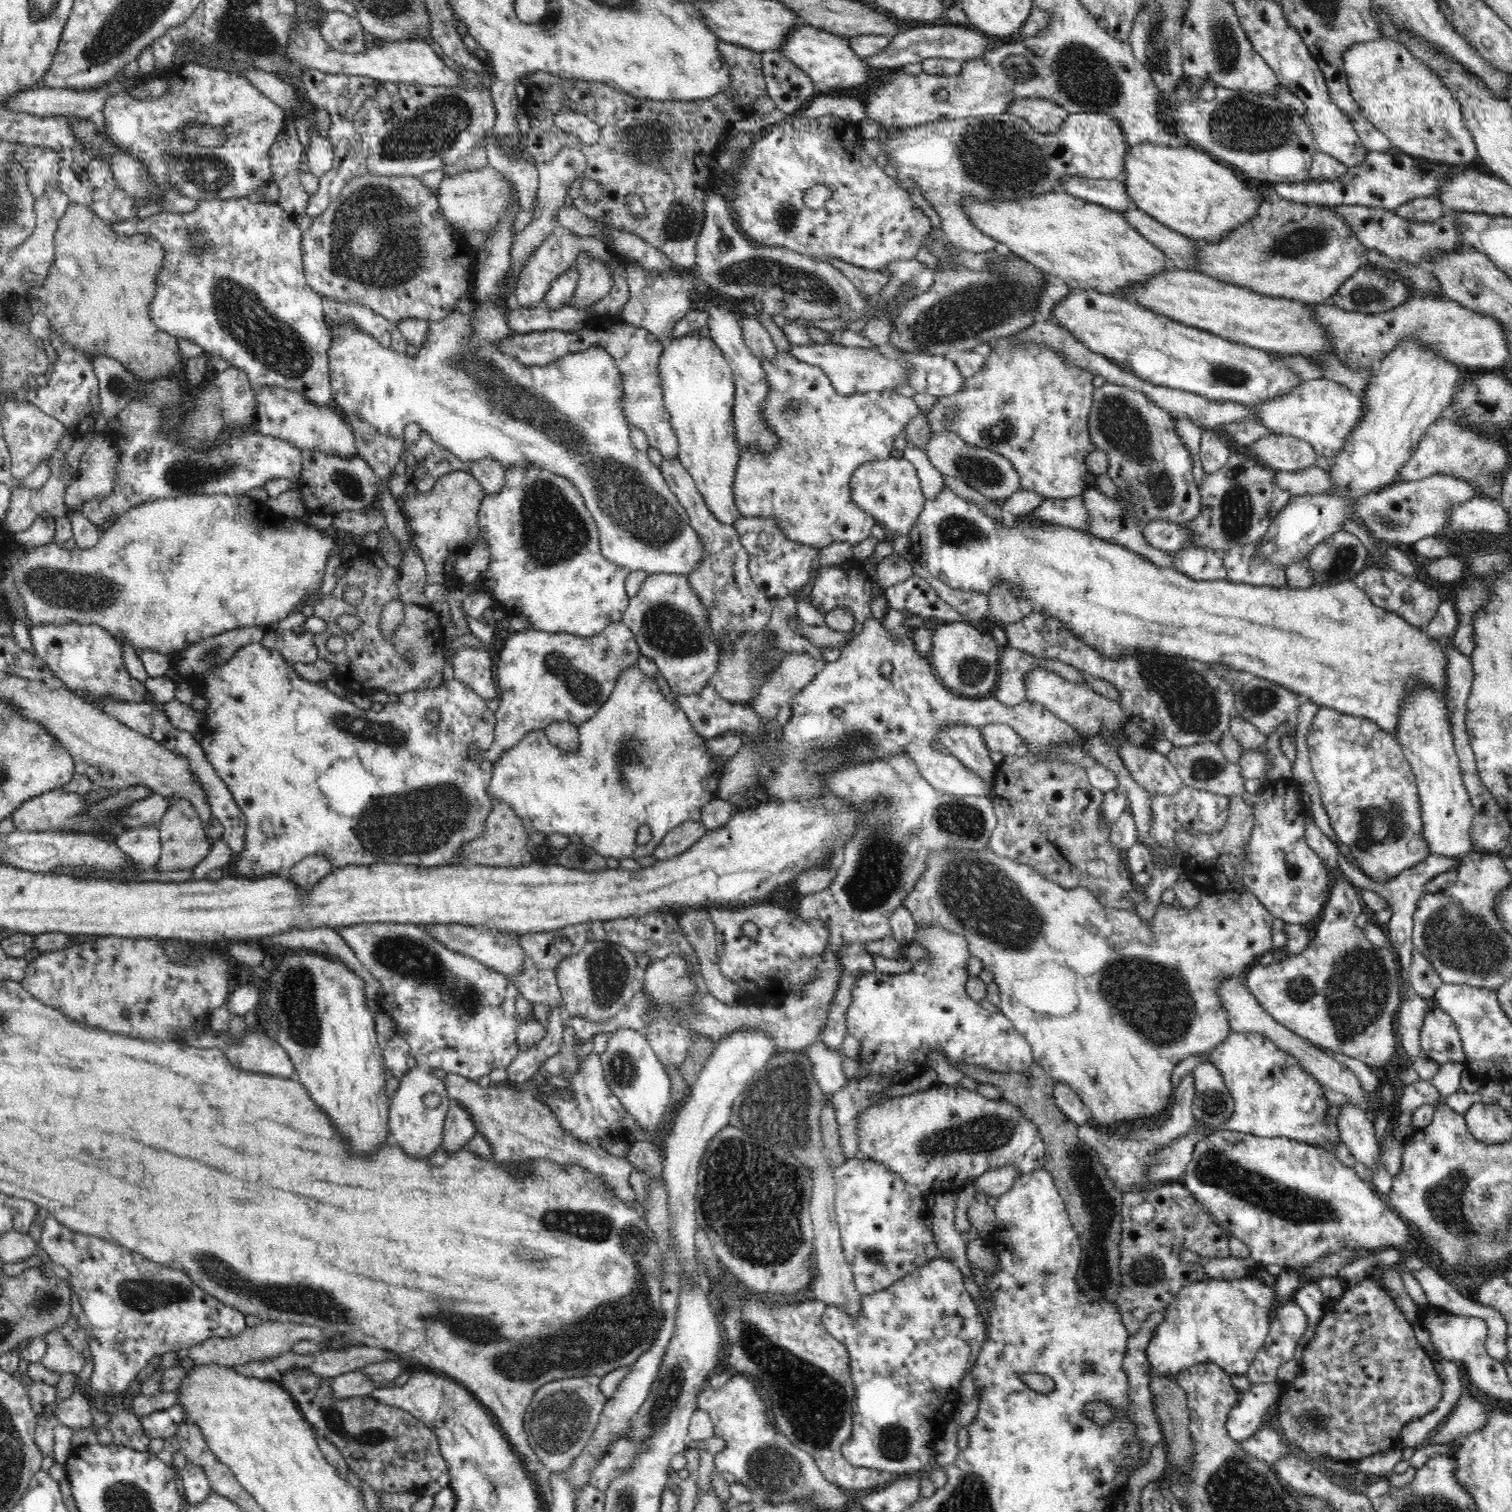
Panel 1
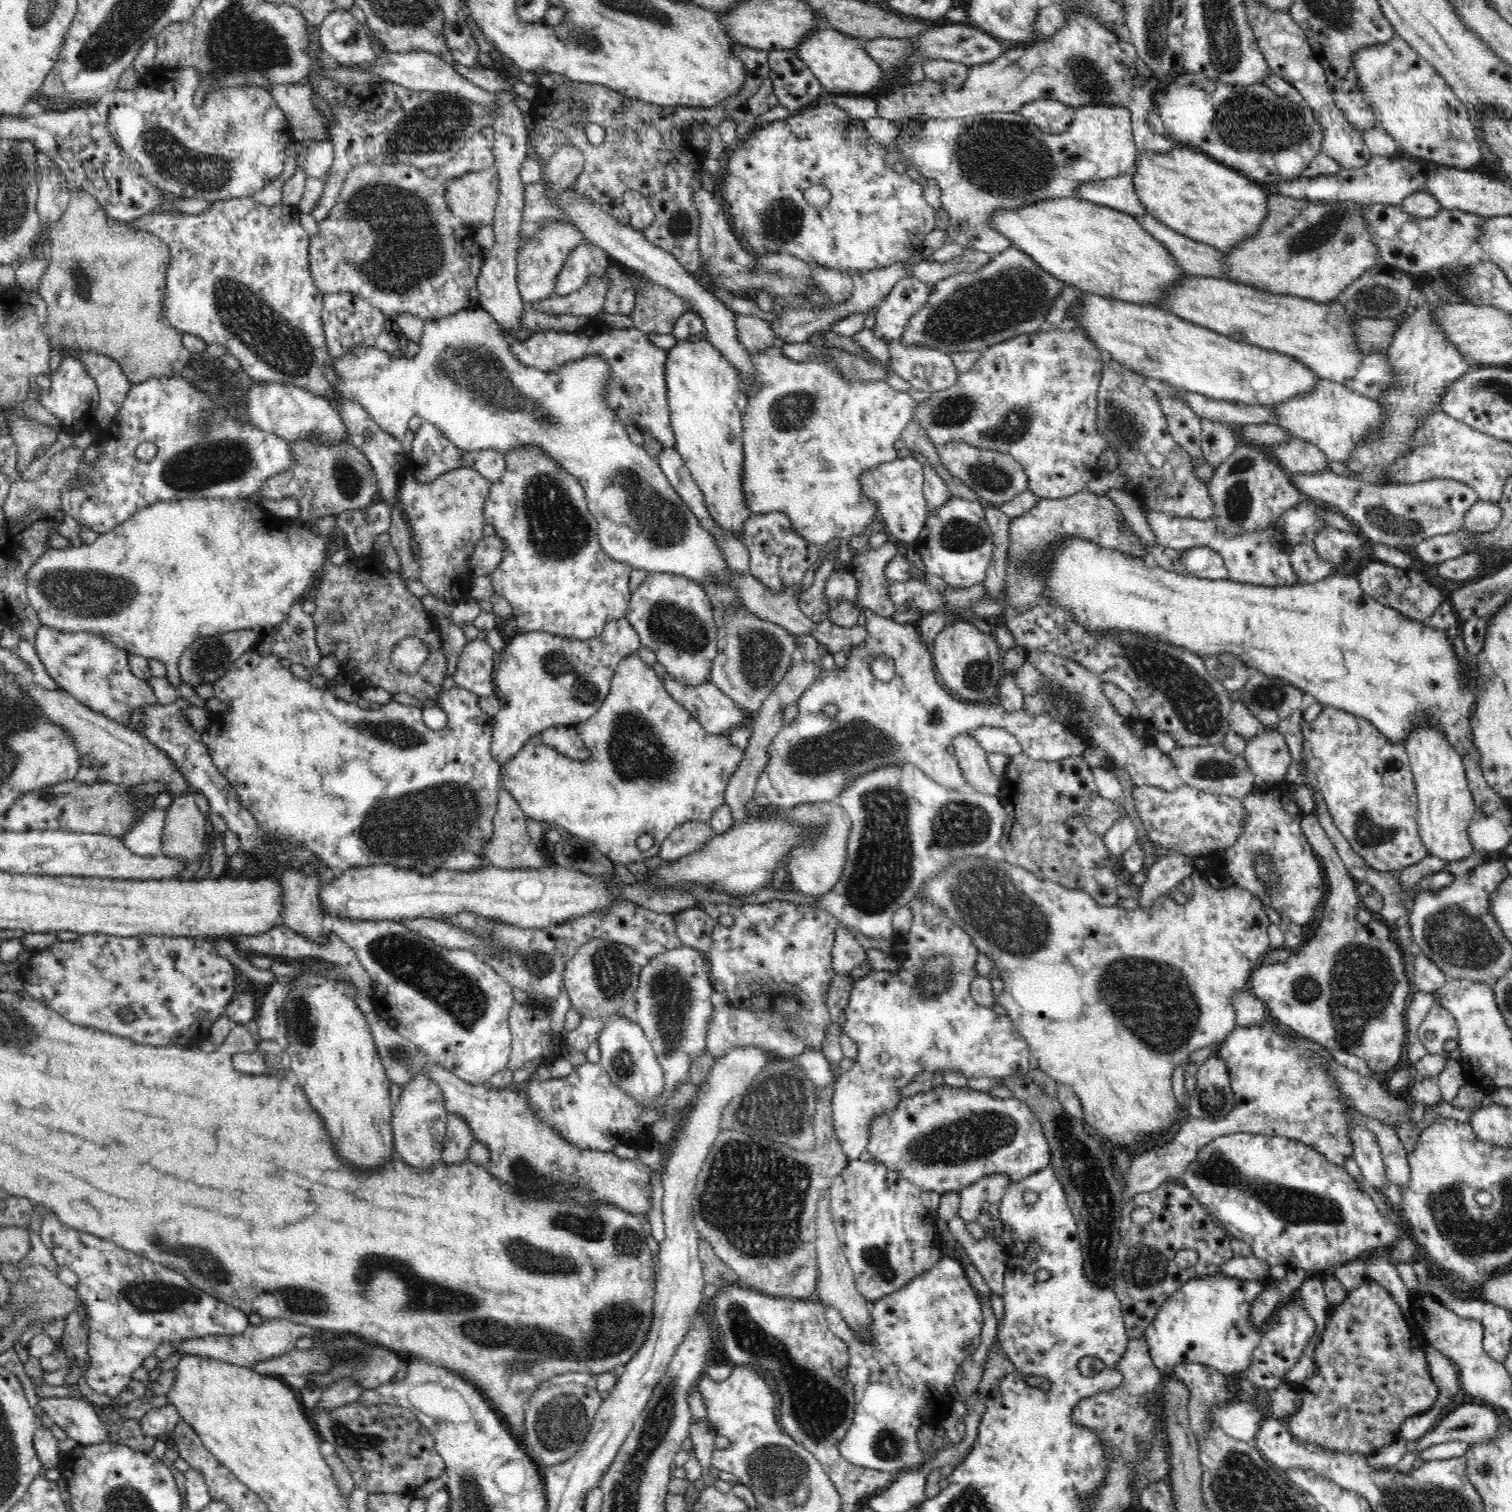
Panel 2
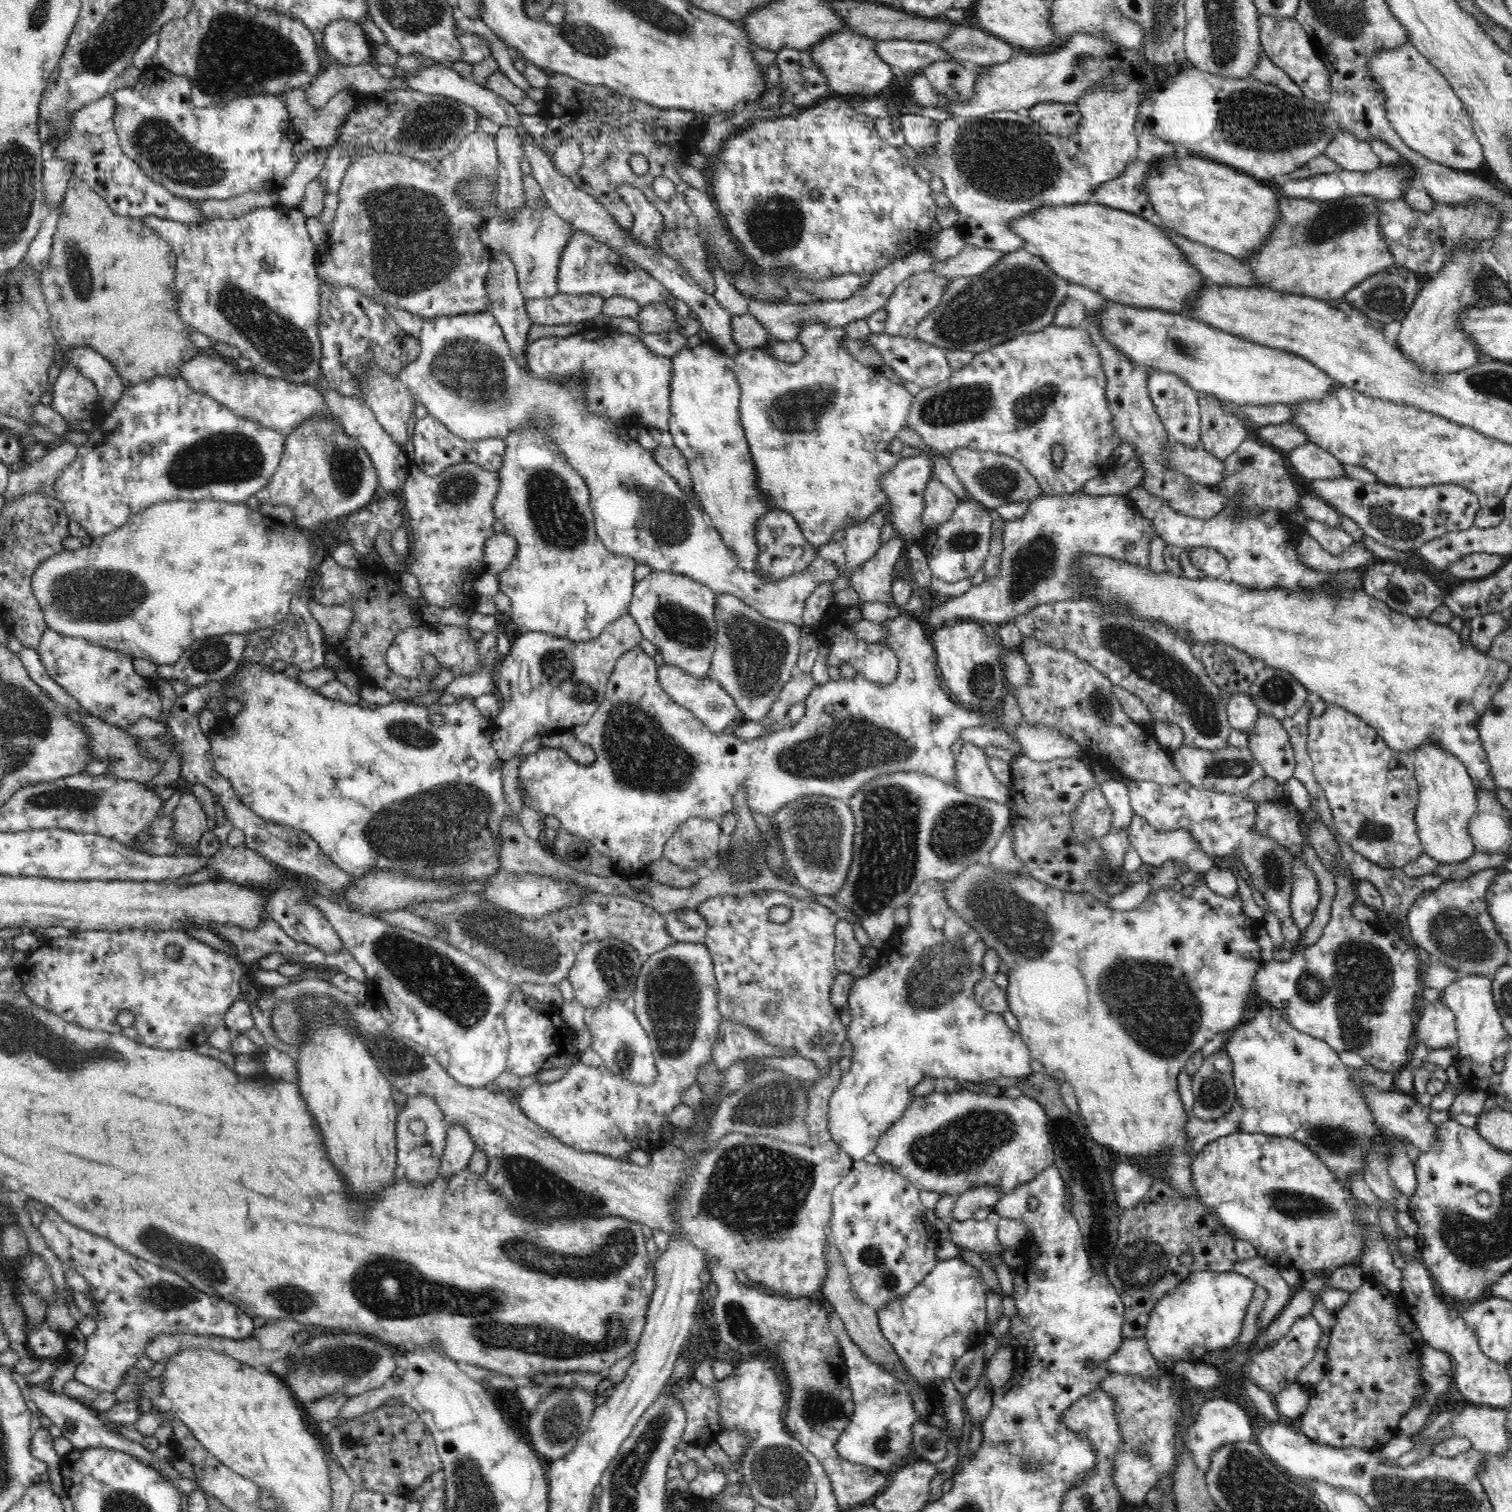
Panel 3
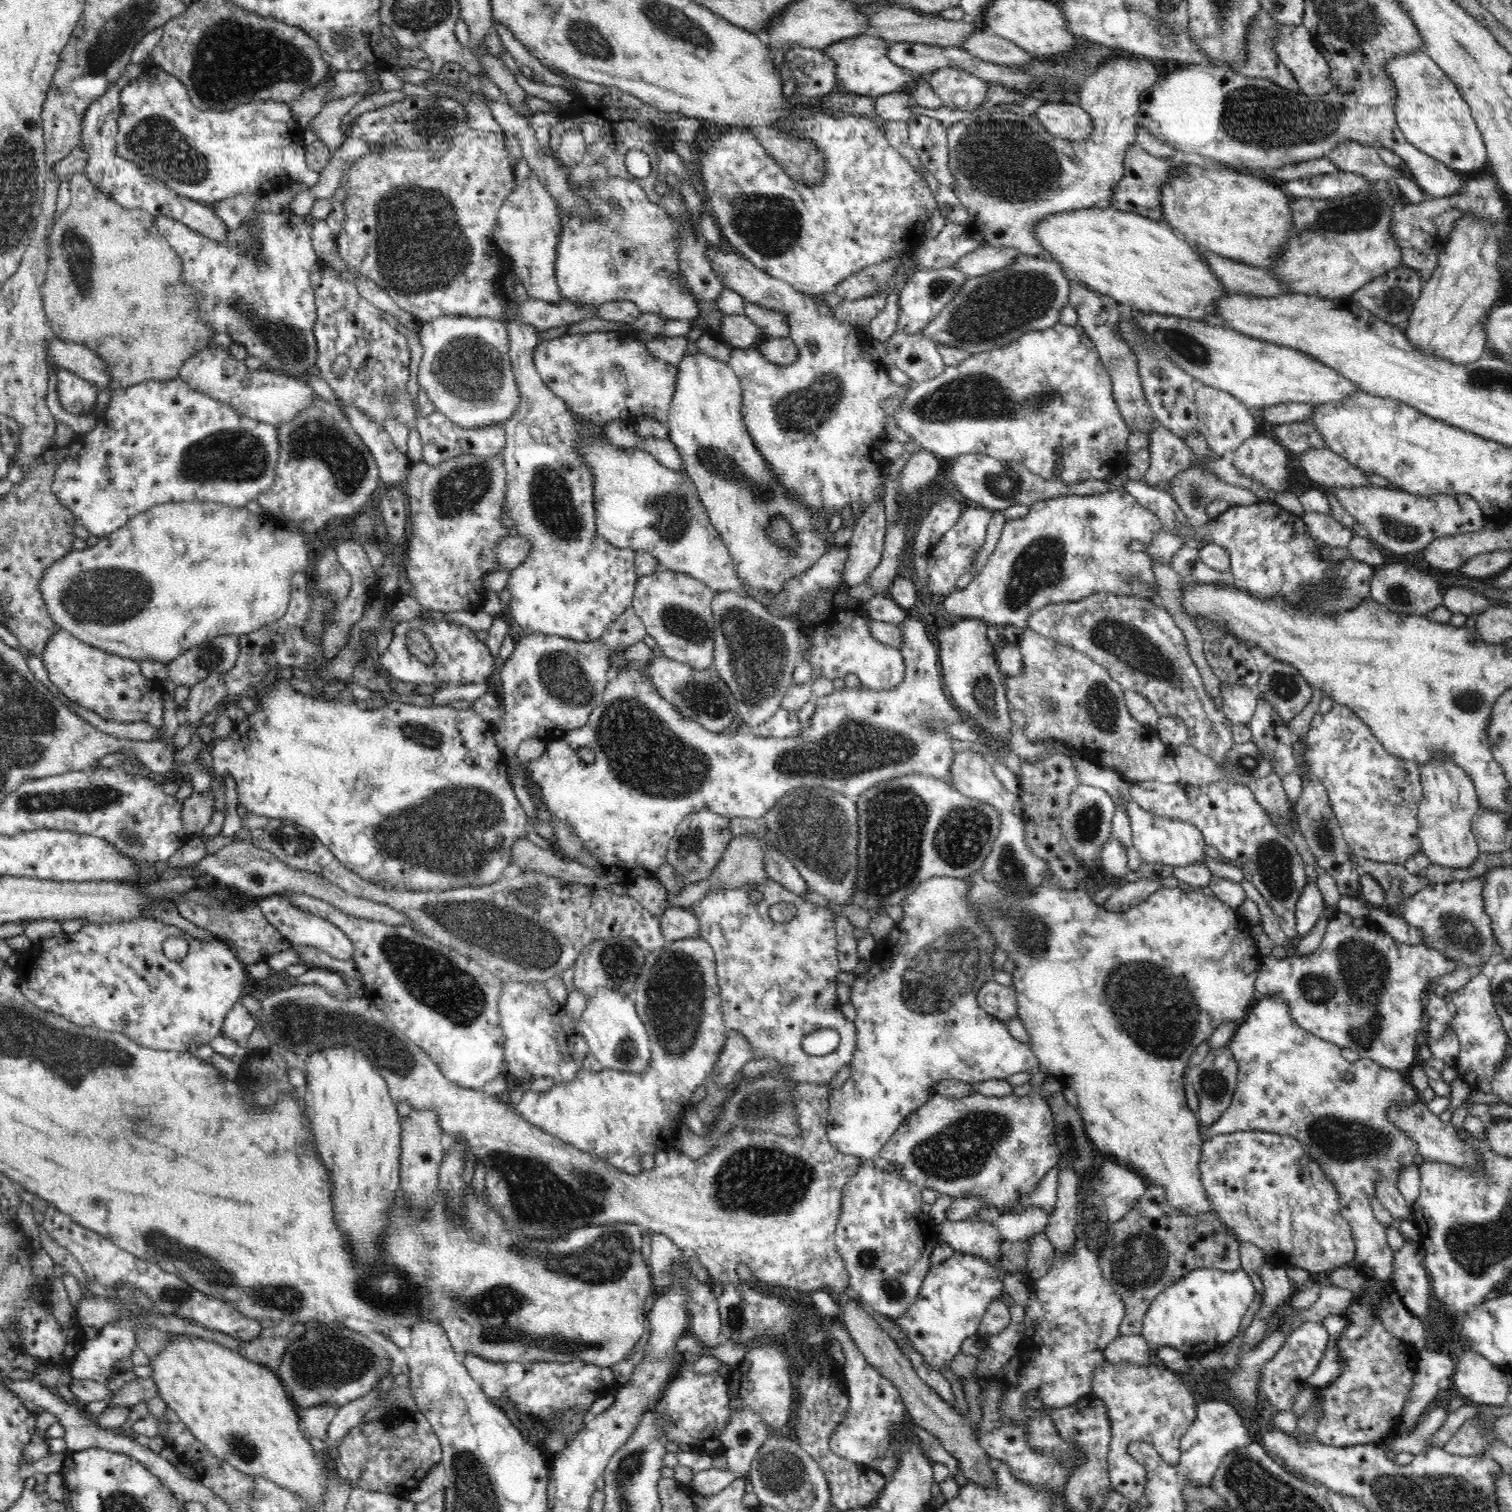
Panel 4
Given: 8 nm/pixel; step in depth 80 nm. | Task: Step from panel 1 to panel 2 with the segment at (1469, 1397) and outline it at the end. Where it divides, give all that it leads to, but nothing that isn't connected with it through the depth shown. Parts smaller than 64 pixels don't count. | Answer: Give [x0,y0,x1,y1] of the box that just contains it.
[1396,1403,1501,1473]

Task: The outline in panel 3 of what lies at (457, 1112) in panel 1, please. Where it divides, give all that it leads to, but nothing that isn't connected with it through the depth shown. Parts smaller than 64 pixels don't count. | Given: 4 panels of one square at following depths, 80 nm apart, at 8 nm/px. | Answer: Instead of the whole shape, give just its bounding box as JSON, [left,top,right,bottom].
[440,1124,477,1177]

